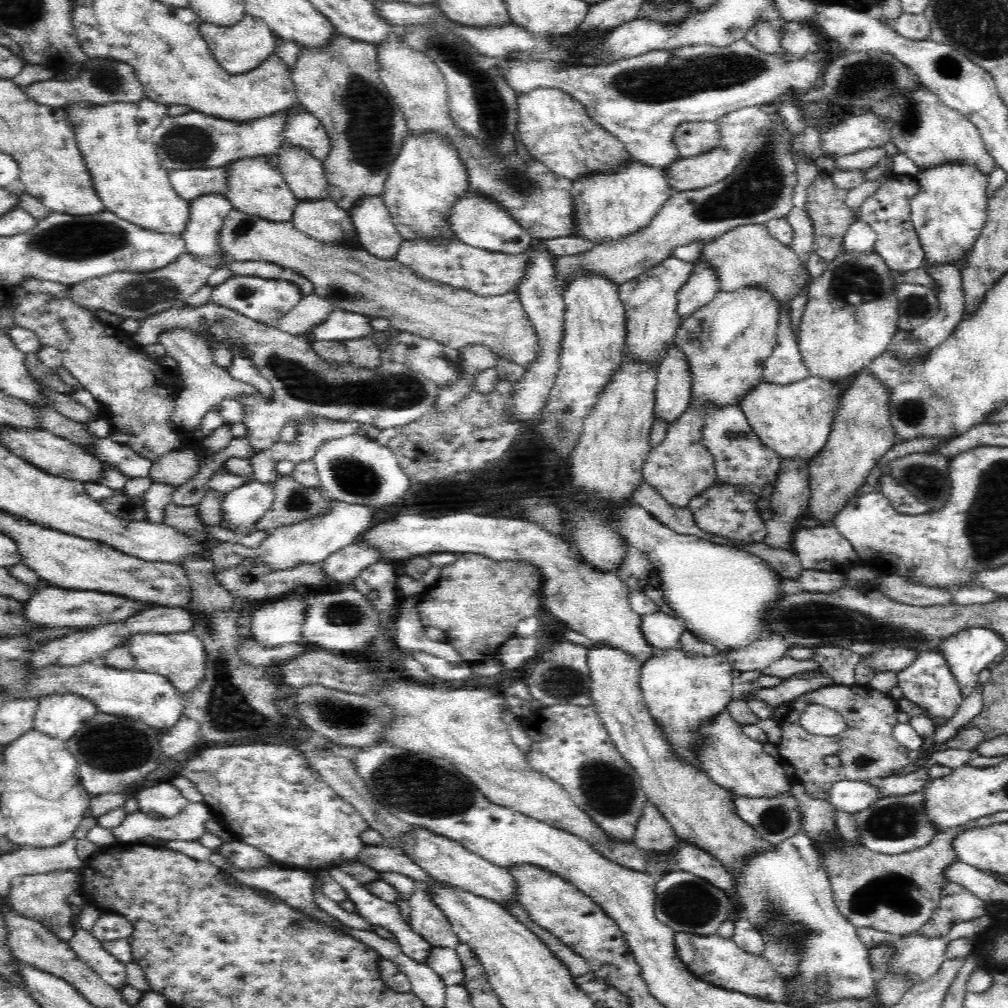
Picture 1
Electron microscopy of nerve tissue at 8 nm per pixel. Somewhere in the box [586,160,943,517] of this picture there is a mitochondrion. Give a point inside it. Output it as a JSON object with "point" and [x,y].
{"point":[852,282]}

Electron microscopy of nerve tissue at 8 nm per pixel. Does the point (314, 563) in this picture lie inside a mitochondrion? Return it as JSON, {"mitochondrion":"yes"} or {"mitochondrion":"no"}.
{"mitochondrion":"no"}

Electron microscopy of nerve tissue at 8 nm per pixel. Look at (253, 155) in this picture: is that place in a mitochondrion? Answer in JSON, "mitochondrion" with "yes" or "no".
{"mitochondrion":"no"}

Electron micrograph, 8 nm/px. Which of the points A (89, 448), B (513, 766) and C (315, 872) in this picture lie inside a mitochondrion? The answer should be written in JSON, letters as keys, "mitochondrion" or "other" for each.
{"A":"other","B":"other","C":"other"}

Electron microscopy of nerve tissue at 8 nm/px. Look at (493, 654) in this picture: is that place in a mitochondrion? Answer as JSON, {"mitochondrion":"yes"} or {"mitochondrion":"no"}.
{"mitochondrion":"no"}

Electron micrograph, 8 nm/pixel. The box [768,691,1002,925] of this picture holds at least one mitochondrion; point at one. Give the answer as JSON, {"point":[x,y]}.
{"point":[892,891]}

